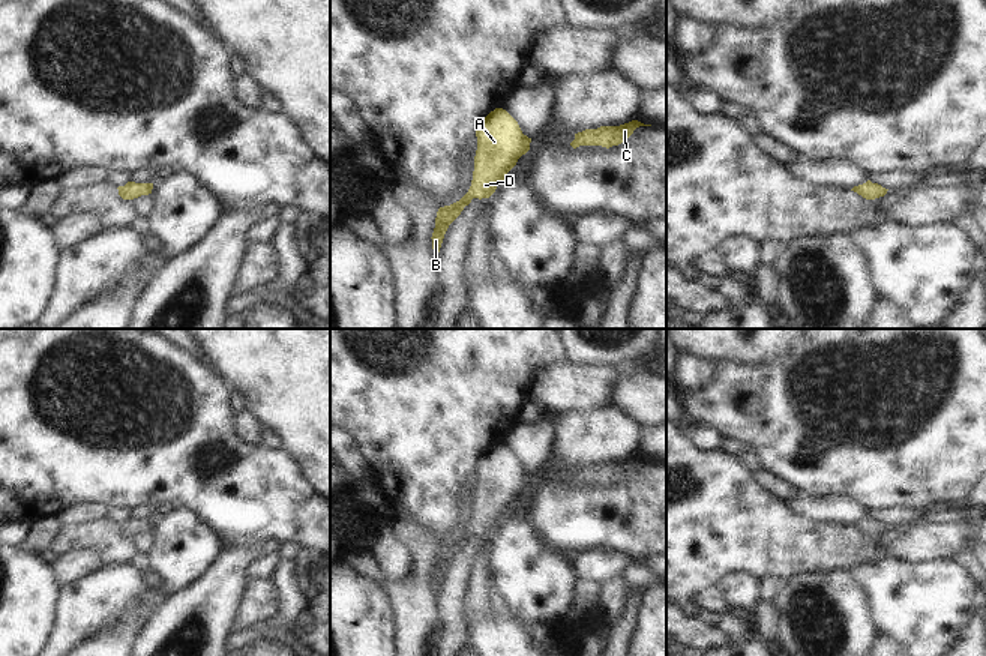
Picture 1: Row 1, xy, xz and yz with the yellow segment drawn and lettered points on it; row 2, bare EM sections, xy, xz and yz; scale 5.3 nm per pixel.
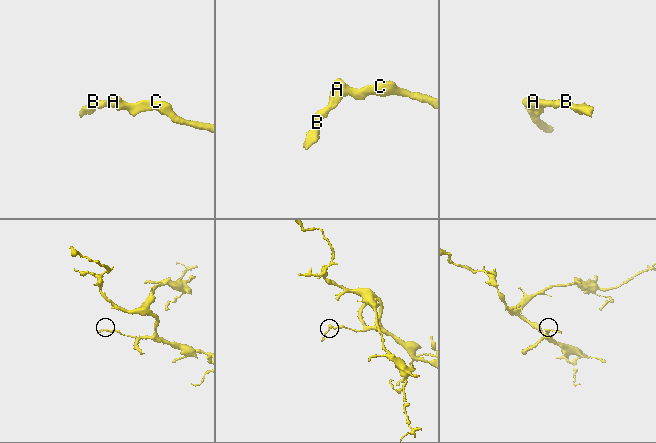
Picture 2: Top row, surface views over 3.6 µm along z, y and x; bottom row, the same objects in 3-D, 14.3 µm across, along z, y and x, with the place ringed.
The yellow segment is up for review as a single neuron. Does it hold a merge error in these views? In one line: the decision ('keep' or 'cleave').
keep

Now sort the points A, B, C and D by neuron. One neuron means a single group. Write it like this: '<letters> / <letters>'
A B C D

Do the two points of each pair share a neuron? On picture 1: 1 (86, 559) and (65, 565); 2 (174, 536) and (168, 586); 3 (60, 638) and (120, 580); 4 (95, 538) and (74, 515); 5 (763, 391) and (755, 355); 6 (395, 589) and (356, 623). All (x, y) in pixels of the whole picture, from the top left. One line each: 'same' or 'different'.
1: same
2: same
3: same
4: different
5: different
6: different

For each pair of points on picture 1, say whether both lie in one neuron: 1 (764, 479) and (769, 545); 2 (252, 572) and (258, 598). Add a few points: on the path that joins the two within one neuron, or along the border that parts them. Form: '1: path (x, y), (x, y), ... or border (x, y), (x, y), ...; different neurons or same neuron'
1: border (754, 475), (764, 488), (785, 502); different neurons
2: border (269, 578), (252, 578), (248, 583); different neurons

